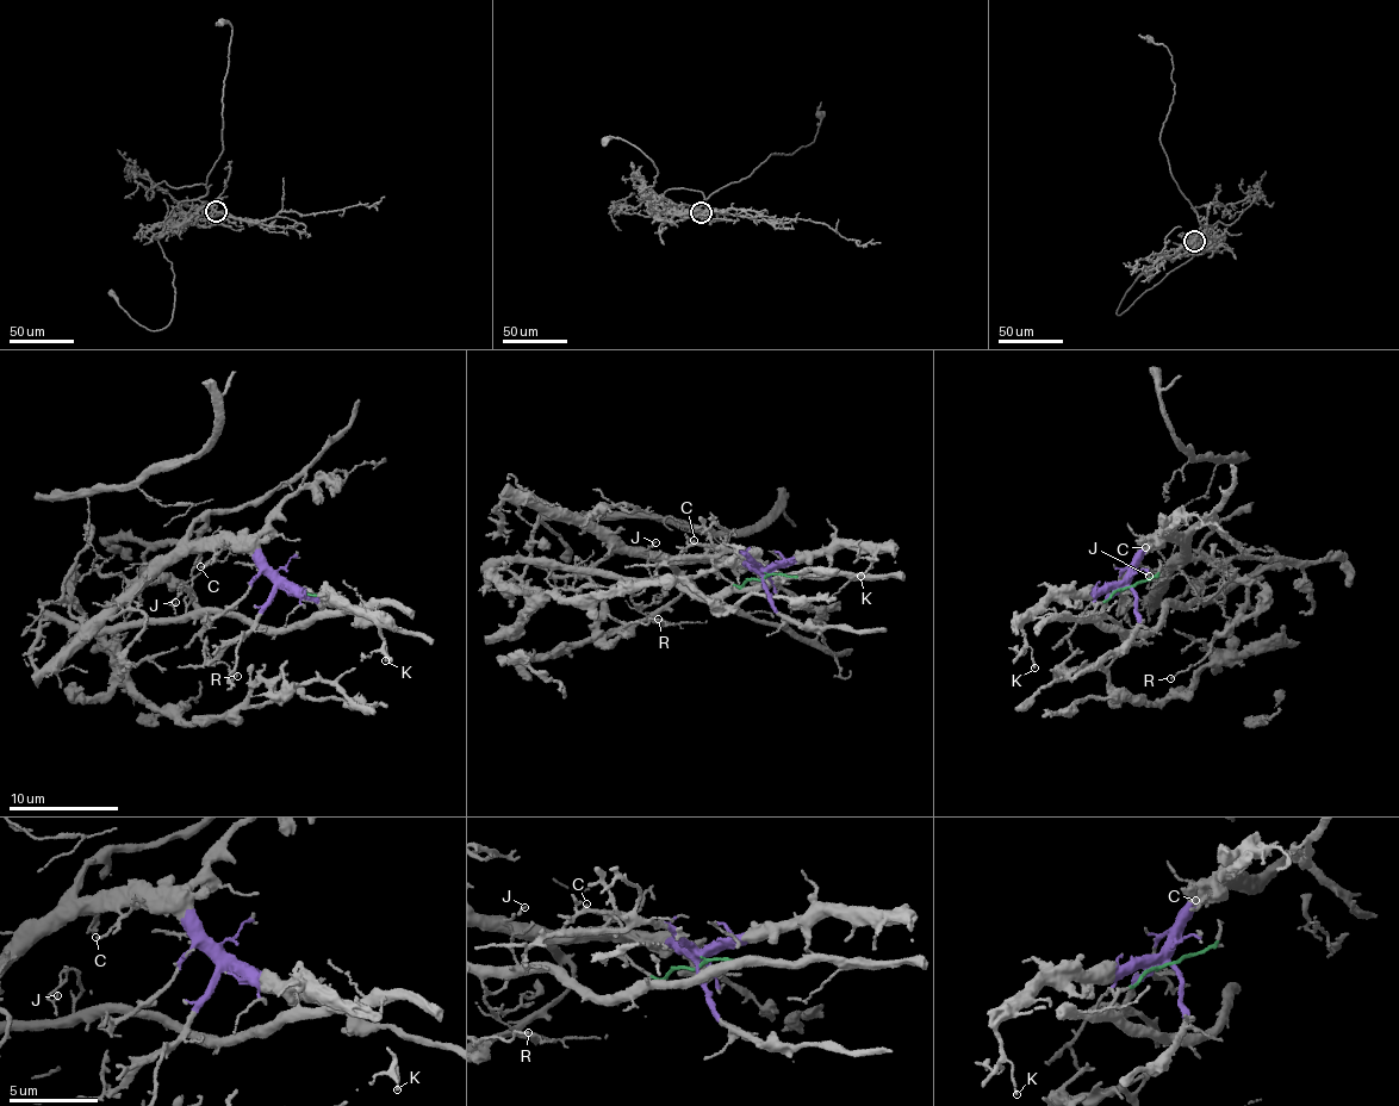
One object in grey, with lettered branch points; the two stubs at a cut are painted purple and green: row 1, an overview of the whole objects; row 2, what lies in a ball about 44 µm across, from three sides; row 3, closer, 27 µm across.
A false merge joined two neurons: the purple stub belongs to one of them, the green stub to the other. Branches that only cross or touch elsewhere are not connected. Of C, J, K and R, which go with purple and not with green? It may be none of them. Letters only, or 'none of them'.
C, K, R

